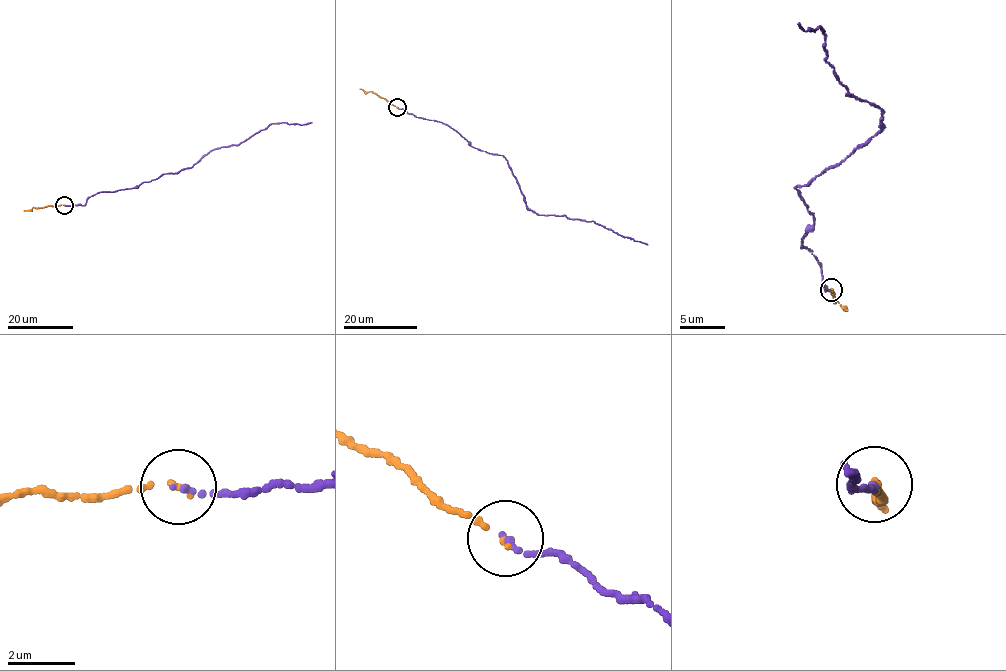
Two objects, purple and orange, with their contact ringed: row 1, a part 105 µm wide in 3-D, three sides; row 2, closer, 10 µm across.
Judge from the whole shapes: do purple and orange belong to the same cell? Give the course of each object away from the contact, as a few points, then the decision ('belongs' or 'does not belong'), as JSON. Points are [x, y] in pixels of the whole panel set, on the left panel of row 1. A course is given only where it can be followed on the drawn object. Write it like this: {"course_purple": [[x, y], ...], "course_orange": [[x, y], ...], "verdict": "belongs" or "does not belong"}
{"course_purple": [[64, 205], [83, 205], [95, 194], [131, 189], [192, 167], [210, 151], [238, 145], [272, 124], [312, 122]], "course_orange": [[64, 205], [23, 211]], "verdict": "belongs"}

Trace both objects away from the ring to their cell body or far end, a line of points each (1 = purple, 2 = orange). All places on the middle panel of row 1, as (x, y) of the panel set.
1: (397, 107), (443, 122), (476, 148), (502, 155), (527, 208), (536, 213), (593, 221), (648, 244)
2: (397, 107), (377, 93), (359, 88)

